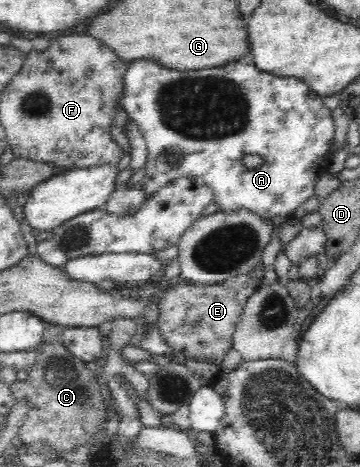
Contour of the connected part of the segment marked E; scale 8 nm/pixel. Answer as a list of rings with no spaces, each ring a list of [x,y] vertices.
[[[261,264],[258,265],[256,269],[253,269],[250,273],[236,275],[236,277],[228,277],[228,279],[226,279],[226,281],[222,281],[221,284],[194,285],[192,282],[181,282],[176,286],[169,287],[168,289],[164,290],[162,299],[159,301],[159,317],[156,322],[156,330],[159,331],[159,334],[162,336],[162,340],[164,340],[164,343],[170,346],[171,349],[175,350],[175,355],[184,355],[185,357],[190,357],[191,359],[195,359],[196,361],[221,365],[224,357],[228,353],[228,350],[233,348],[233,333],[238,327],[238,323],[240,323],[245,301],[255,292],[255,289],[261,285],[262,279],[263,266]]]

